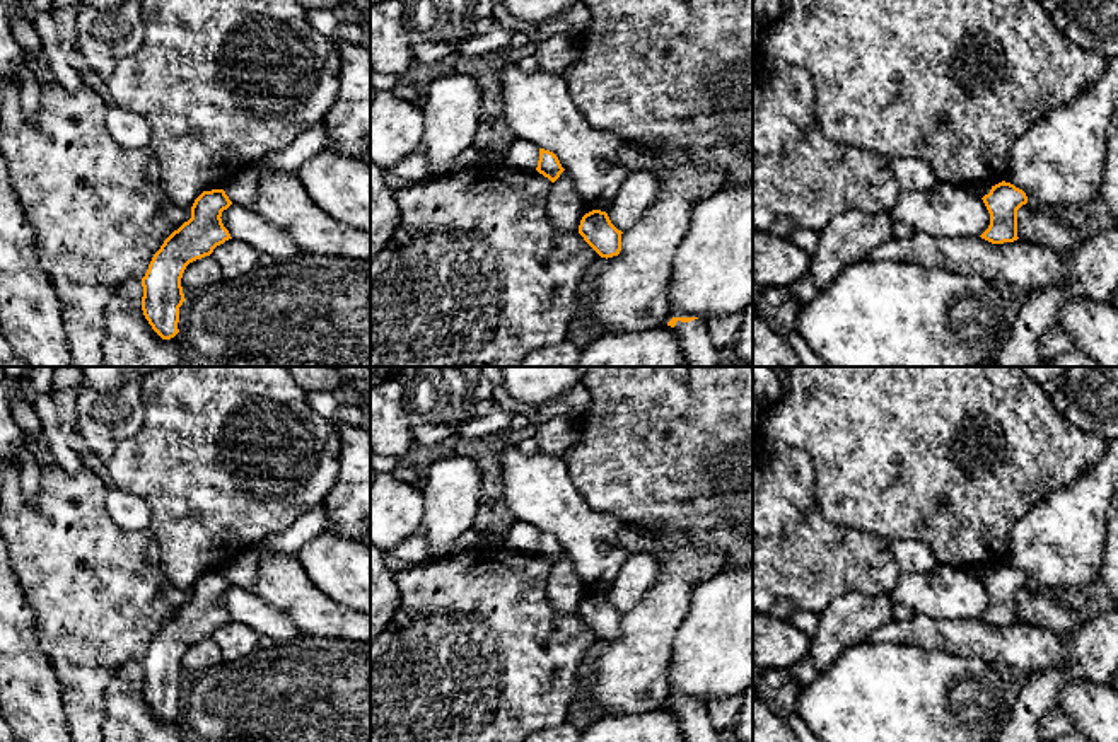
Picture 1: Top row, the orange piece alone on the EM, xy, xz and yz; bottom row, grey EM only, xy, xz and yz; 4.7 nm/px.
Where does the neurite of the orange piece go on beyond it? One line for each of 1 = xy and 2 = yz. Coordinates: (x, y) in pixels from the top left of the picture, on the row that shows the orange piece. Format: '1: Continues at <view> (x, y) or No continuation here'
1: Continues at xy (181, 309)
2: No continuation here

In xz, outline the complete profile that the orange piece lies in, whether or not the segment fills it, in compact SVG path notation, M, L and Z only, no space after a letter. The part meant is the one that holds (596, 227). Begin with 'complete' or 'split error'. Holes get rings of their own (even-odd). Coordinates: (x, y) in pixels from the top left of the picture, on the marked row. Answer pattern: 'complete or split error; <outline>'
complete; M592 210L585 213L579 225L579 234L601 256L613 258L621 251L621 230L618 230L606 212Z

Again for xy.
split error; M224 189L203 191L191 206L191 218L174 230L154 254L145 276L142 278L142 310L152 329L171 339L183 333L184 293L181 278L186 266L196 259L210 256L213 249L232 239L222 223L222 212L232 205Z

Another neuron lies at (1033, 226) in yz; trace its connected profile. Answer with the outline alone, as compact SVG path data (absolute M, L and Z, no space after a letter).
M1028 203L1017 210L1017 237L1046 246L1063 258L1079 251L1087 241L1074 225L1031 208Z

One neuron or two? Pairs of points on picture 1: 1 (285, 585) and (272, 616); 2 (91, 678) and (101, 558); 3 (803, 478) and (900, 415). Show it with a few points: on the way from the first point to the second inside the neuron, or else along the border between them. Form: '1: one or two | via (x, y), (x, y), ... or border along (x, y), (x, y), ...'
1: two | border along (251, 591), (282, 611), (302, 633)
2: one | via (89, 649), (93, 587)
3: two | border along (786, 444), (809, 457), (821, 510)

